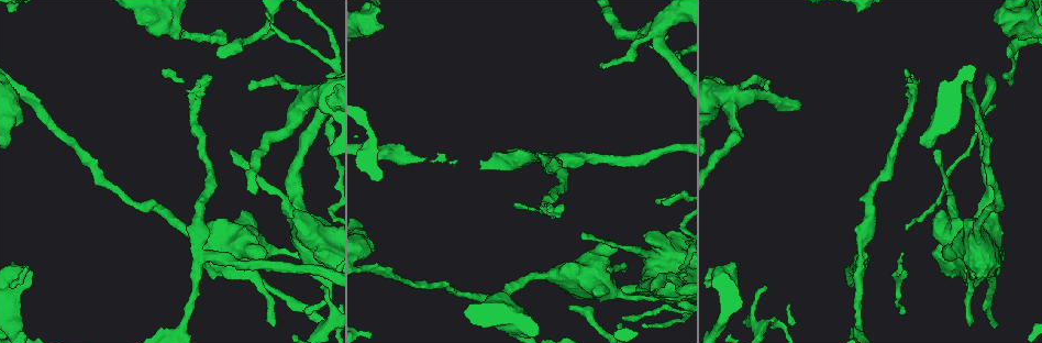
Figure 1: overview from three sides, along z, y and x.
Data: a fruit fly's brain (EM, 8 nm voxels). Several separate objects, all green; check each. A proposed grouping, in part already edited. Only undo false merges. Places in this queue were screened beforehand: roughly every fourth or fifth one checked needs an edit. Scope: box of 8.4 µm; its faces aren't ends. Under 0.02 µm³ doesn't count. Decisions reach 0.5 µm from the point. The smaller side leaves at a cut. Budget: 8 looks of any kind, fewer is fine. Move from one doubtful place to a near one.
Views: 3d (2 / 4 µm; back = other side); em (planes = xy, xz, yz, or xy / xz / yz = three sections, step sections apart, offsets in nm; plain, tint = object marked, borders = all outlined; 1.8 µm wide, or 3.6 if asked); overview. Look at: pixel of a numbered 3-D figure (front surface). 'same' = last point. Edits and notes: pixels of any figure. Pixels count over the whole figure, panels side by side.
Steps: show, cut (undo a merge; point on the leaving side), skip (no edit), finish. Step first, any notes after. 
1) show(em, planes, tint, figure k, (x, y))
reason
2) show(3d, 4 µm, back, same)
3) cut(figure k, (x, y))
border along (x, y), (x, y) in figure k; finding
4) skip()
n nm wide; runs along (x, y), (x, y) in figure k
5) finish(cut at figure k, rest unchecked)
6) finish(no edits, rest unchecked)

show(em, 3.6 µm, xz, step 8, tint, figure 1, (652, 270))
four-way junction

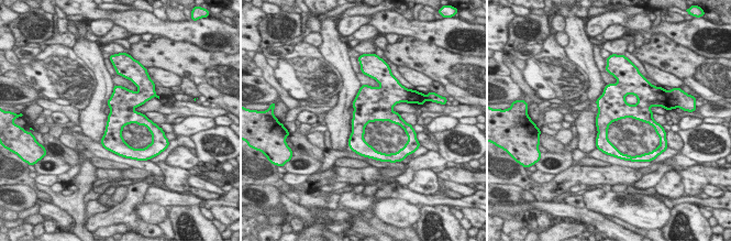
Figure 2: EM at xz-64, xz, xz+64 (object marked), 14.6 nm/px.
skip()
380 nm wide; one neuron here

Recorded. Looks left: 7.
show(em, 3.6 µm, xy, step 16, borders, figure 1, (559, 276))
sudden change in width

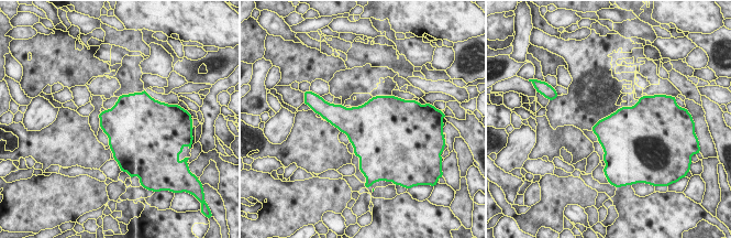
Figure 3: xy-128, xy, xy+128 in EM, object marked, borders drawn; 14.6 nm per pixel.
show(em, 3.6 µm, planes, borders, same)
cut it another way

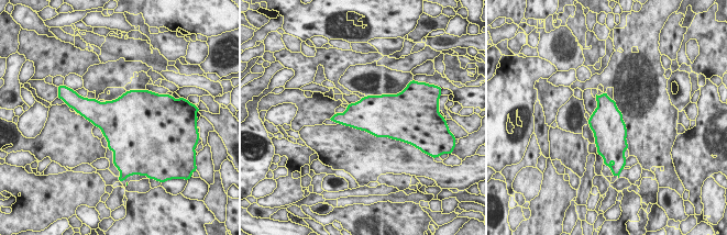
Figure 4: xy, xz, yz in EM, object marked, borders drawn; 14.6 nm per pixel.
skip()
one neuron here

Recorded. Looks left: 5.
show(3d, 2 µm, figure 1, (319, 120))
arms part here

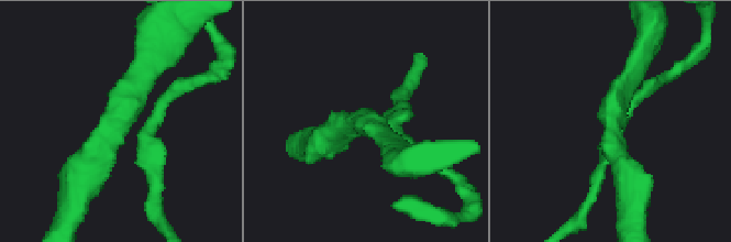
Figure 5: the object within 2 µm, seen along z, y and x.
show(em, xz, step 16, borders, figure 5, (613, 123))
3 arms

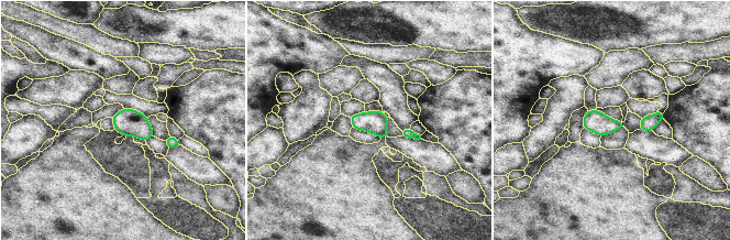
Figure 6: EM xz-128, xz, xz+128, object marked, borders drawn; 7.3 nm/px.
show(em, planes, borders, same)

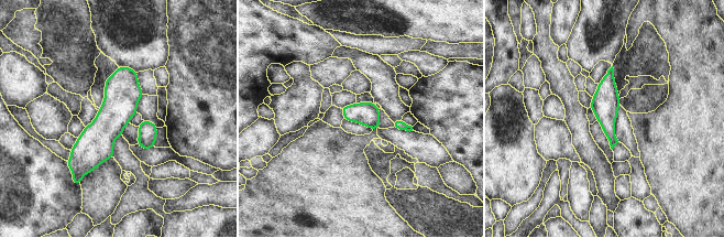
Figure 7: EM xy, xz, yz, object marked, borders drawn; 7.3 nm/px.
skip()
180 nm wide; one neuron here

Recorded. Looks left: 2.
finish(no edits, rest unchecked)

